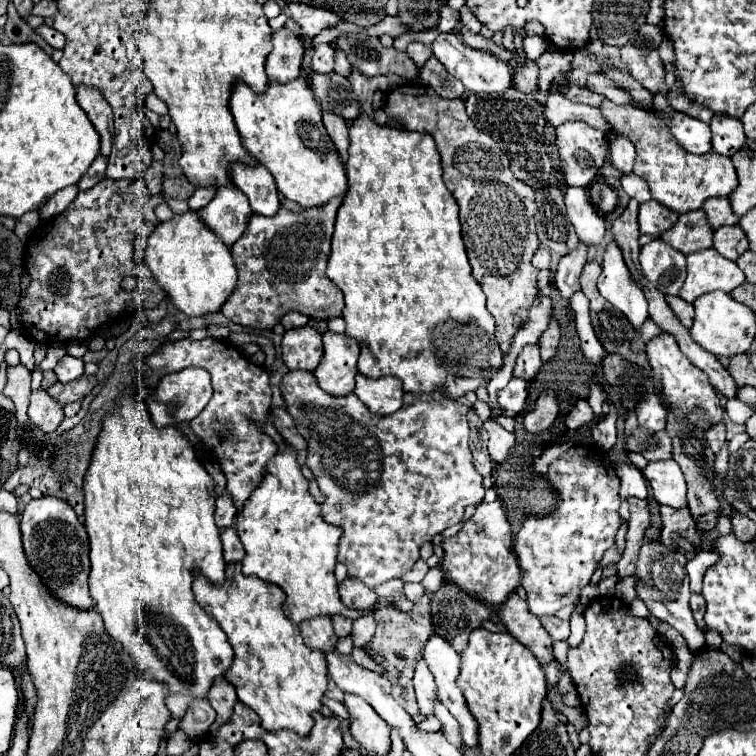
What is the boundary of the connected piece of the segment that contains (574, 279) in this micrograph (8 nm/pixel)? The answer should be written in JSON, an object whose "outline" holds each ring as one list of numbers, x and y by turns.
{"outline":[[579,242,579,246,573,252,567,252,565,256,561,256,557,274,555,274,555,286,565,300,569,300,569,296,573,296,573,292,581,288,579,276,585,264,587,264,587,244,585,242]]}

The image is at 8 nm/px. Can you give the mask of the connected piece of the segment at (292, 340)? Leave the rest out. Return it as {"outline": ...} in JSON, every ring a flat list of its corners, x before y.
{"outline":[[313,326,287,330,281,348,283,348,283,362,289,370,313,372,323,358,321,334]]}

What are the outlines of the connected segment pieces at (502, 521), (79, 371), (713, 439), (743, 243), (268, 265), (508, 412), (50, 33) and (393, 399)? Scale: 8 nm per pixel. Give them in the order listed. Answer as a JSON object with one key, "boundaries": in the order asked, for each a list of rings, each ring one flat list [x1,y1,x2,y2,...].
{"boundaries":[[[481,502,475,514,463,524,463,528,455,536,443,540,445,556,441,568,445,576,459,588,465,588,465,592,485,600,487,604,499,606,521,582,521,568,517,568,511,542,511,526,501,508,501,502]],[[63,356,55,366,55,374,57,374,59,382,77,380,83,376,83,360,73,358,73,356]],[[721,420,721,422,713,424,713,428,709,428,705,436,707,436,707,442,709,442,711,450,719,452,719,448,725,444,725,422]],[[721,226,715,230,713,248,729,260,737,260,743,252,749,250,749,240,739,226]],[[335,196,327,204,305,208,303,212,279,208,275,216,253,214,245,234,231,248,239,280,233,296,221,306,221,314,235,324,257,330,273,328,287,312,299,312,317,320,341,316,341,290,325,274,335,212,341,202,343,196]],[[513,376,511,382,497,392,497,402,503,408,503,416,517,416,527,400,527,380]],[[41,24,39,28,35,28,35,32,37,32,49,46,53,46,53,48,63,48,63,44,65,44,65,36,63,36,61,32,57,32,55,28,51,28,51,26]],[[363,374,357,376,355,394,365,402,365,406,373,414,393,414,403,404,403,386,401,380,393,376,385,378,367,378]]]}

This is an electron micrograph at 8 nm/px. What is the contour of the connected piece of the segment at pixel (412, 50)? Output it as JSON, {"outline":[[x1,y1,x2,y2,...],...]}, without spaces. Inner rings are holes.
{"outline":[[411,42,411,44,407,46,407,54,409,54,409,58,411,58,419,68,433,56,431,48,427,48,427,46,421,44,421,42]]}

